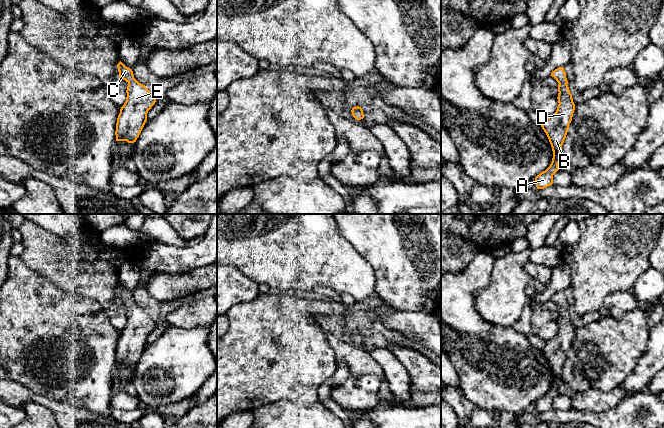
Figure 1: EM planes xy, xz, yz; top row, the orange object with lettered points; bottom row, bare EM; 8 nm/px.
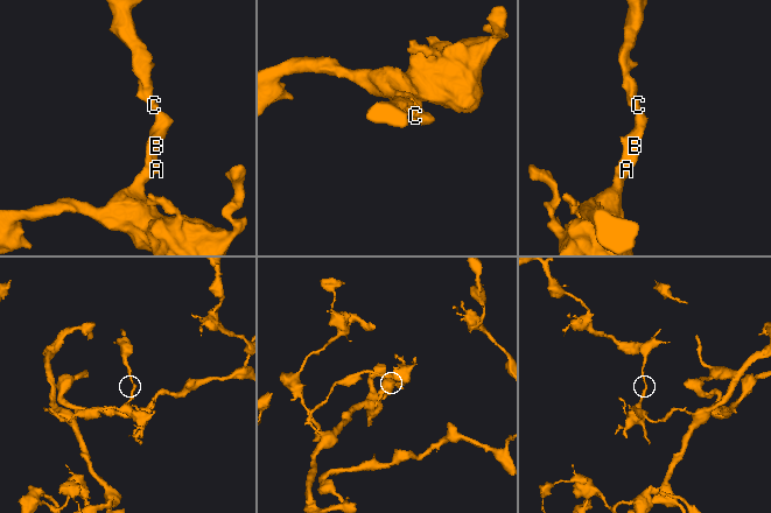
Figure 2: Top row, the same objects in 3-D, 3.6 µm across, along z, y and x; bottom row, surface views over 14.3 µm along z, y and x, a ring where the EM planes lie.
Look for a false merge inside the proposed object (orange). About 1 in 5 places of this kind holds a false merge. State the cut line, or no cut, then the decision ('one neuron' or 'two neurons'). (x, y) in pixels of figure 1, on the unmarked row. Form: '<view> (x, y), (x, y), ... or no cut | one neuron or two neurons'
no cut | one neuron

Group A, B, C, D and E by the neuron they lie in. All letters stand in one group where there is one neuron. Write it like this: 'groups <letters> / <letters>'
groups A B C D E

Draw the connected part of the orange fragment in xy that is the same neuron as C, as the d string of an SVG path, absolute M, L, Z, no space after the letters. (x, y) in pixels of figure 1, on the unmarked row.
M121 285L117 288L119 302L128 307L127 321L116 347L116 365L136 366L146 345L147 337L155 328L156 322L145 309L139 307L133 299L133 295Z

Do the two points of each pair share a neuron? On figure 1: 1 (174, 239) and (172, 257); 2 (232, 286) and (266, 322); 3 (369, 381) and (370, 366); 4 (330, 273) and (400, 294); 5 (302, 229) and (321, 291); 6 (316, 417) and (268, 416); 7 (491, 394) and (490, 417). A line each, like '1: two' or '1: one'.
1: two
2: two
3: two
4: two
5: two
6: one
7: two

